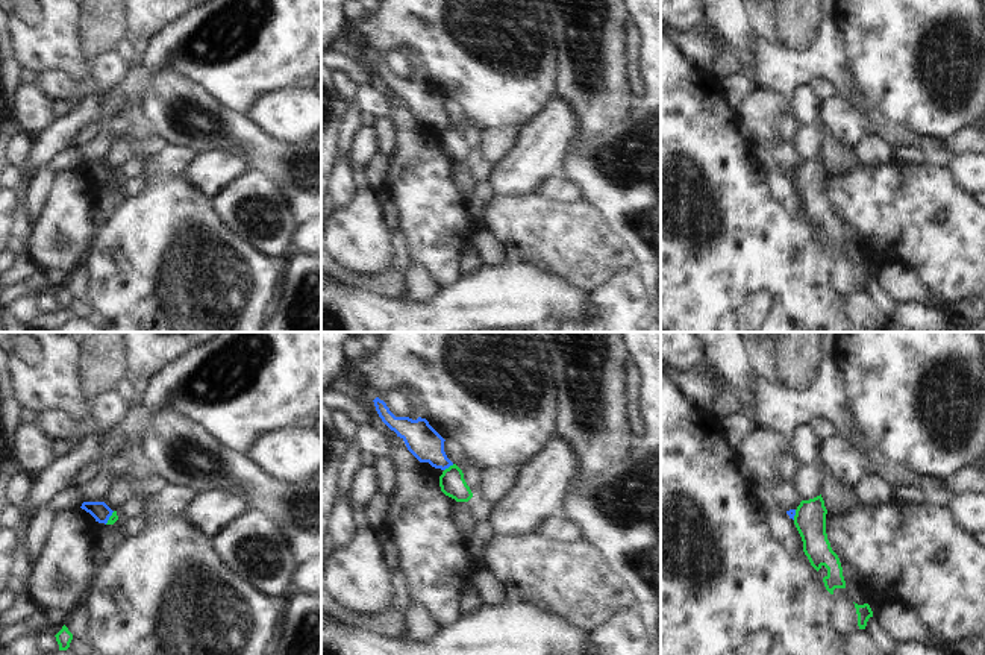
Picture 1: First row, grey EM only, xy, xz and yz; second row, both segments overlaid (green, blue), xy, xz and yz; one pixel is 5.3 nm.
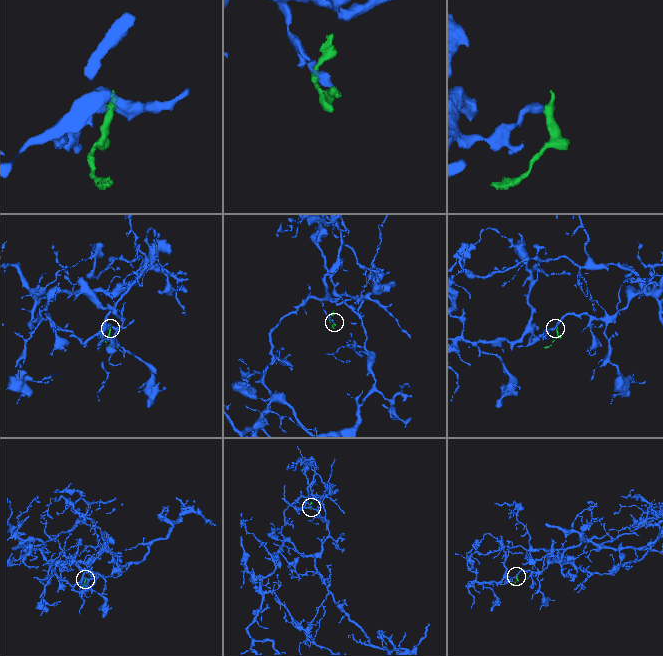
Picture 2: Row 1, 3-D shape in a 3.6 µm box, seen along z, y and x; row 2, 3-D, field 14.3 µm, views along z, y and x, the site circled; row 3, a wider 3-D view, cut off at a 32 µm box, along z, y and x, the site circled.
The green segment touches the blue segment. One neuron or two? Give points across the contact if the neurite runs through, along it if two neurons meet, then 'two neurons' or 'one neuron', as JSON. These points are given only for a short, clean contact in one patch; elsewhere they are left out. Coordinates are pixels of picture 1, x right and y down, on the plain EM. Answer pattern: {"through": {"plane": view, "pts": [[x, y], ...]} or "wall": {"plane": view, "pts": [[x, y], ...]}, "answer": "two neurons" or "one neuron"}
{"wall": {"plane": "xz", "pts": [[453, 125], [444, 131]]}, "answer": "two neurons"}

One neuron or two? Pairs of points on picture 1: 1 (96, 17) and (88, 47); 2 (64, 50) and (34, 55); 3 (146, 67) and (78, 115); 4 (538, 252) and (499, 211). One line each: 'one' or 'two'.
1: one
2: one
3: one
4: one

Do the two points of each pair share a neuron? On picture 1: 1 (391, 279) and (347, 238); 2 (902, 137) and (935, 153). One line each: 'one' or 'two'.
1: two
2: one

